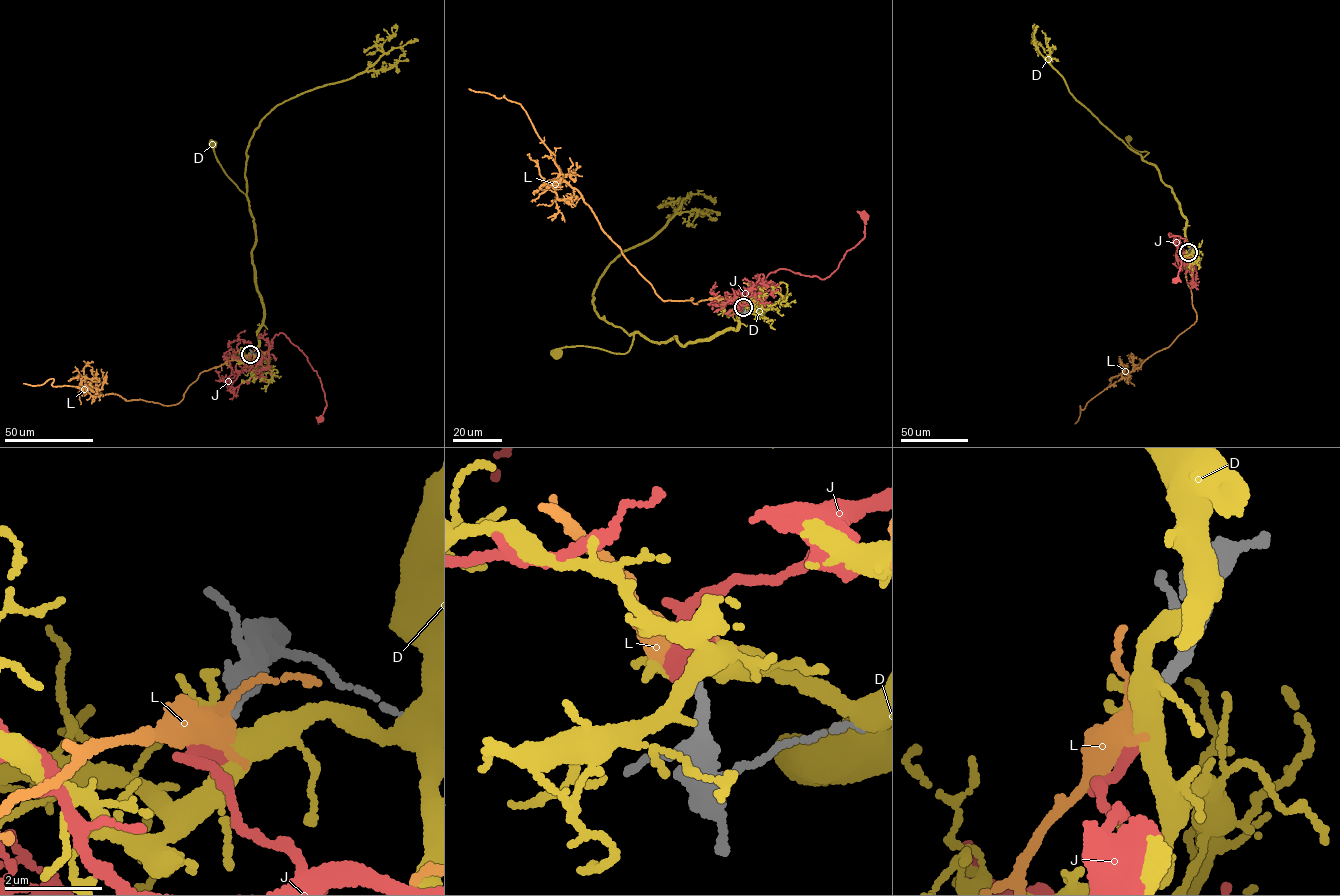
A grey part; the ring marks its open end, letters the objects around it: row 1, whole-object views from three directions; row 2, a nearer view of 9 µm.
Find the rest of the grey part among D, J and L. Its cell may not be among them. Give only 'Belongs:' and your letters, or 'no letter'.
Belongs: L

